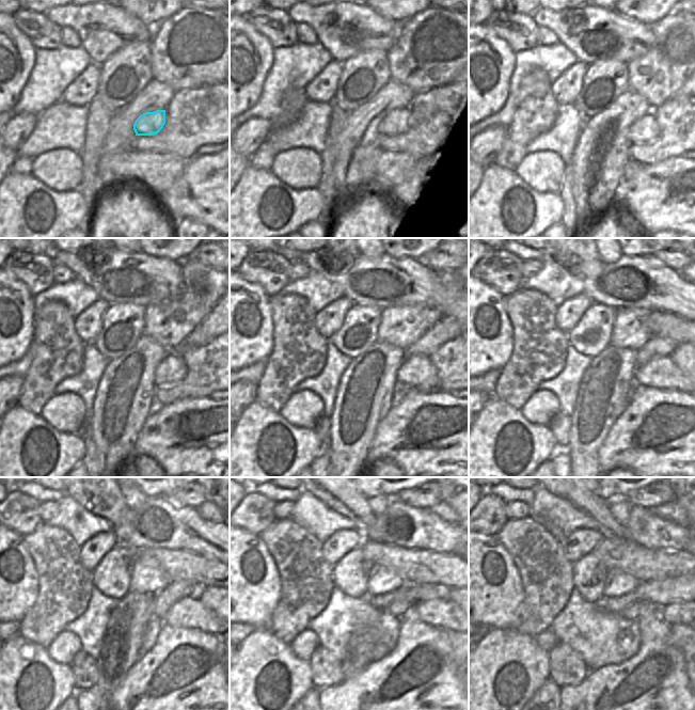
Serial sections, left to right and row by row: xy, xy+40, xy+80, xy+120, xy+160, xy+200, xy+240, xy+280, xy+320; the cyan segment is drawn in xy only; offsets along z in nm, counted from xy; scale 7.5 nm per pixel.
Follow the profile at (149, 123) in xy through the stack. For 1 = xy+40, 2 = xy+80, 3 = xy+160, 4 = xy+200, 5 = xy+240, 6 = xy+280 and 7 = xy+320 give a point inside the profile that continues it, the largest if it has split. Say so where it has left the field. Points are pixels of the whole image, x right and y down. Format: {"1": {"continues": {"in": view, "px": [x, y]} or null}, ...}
{"1": {"continues": {"in": "xy+40", "px": [396, 122]}}, "2": {"continues": {"in": "xy+80", "px": [645, 129]}}, "3": {"continues": {"in": "xy+160", "px": [417, 371]}}, "4": {"continues": {"in": "xy+200", "px": [661, 373]}}, "5": {"continues": {"in": "xy+240", "px": [188, 613]}}, "6": {"continues": {"in": "xy+280", "px": [438, 613]}}, "7": {"continues": {"in": "xy+320", "px": [685, 614]}}}

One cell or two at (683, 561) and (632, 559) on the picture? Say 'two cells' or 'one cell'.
one cell

